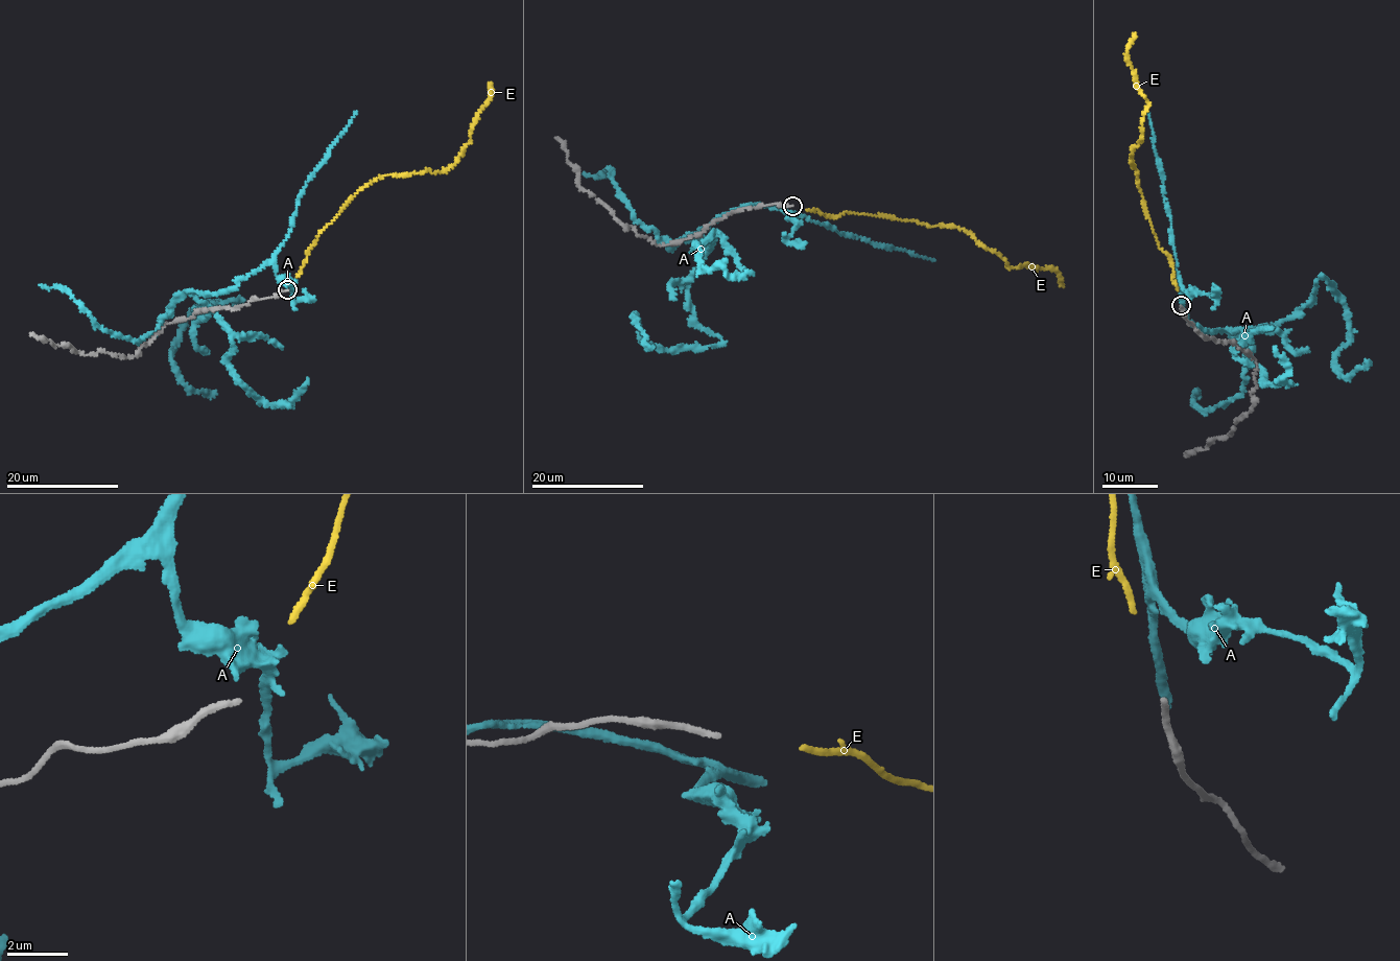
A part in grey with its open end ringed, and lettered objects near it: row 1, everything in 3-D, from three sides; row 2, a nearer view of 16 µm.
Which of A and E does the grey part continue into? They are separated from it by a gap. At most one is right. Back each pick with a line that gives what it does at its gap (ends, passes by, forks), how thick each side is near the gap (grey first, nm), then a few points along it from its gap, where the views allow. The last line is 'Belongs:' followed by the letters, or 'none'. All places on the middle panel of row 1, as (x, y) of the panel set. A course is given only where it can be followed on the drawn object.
Belongs: none

